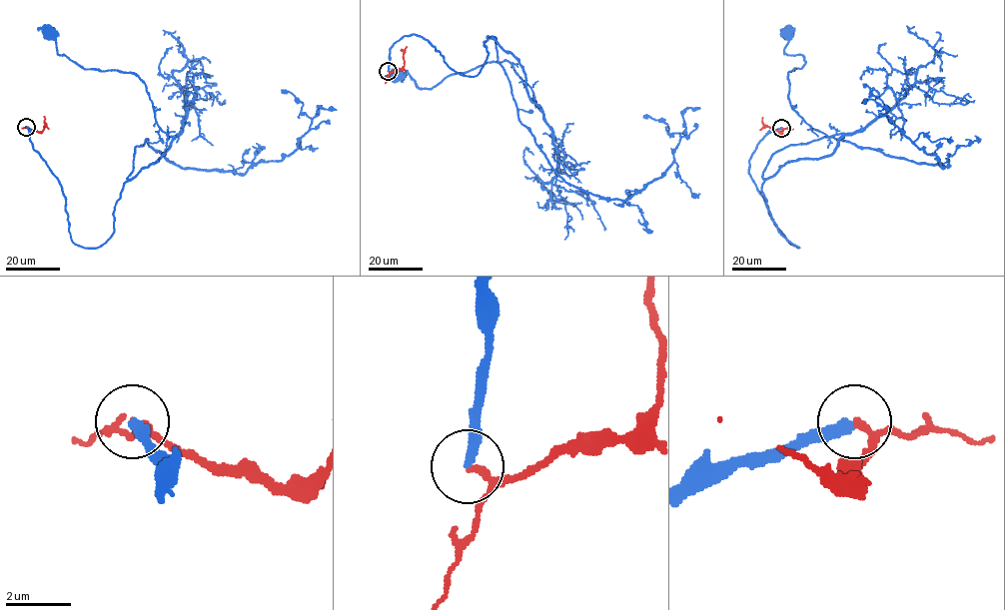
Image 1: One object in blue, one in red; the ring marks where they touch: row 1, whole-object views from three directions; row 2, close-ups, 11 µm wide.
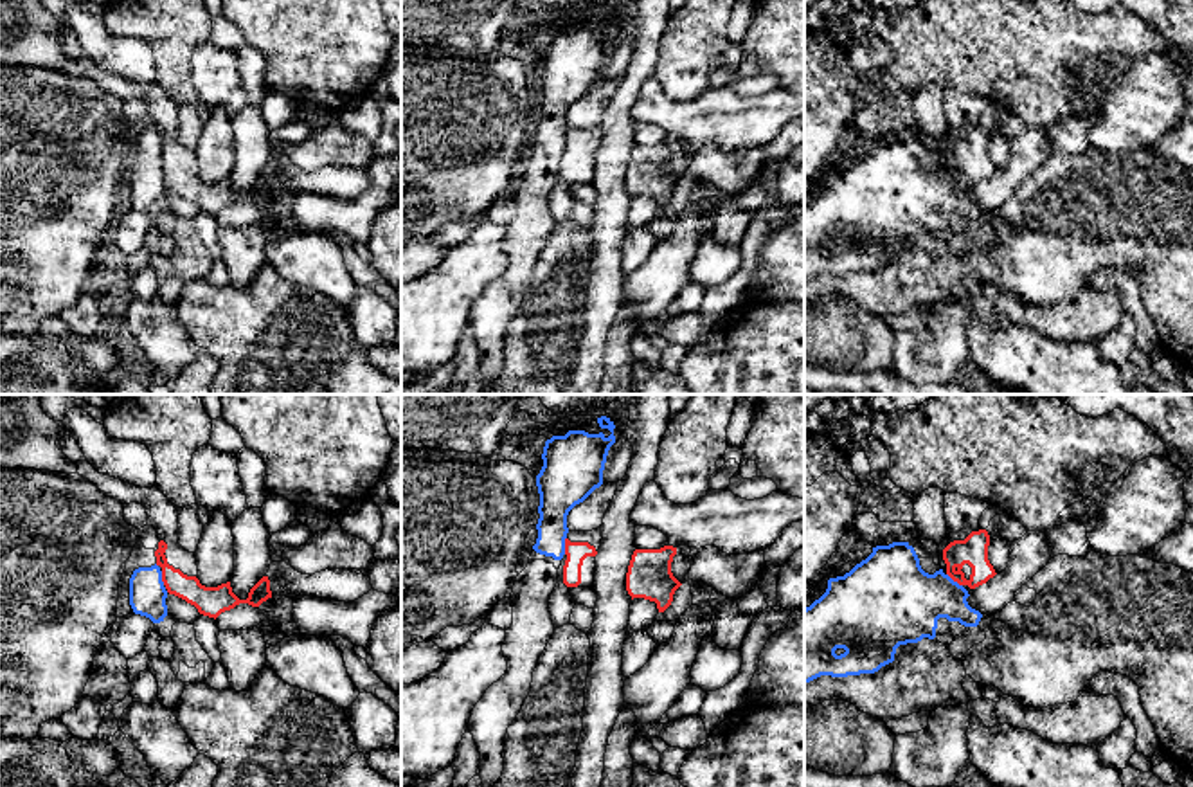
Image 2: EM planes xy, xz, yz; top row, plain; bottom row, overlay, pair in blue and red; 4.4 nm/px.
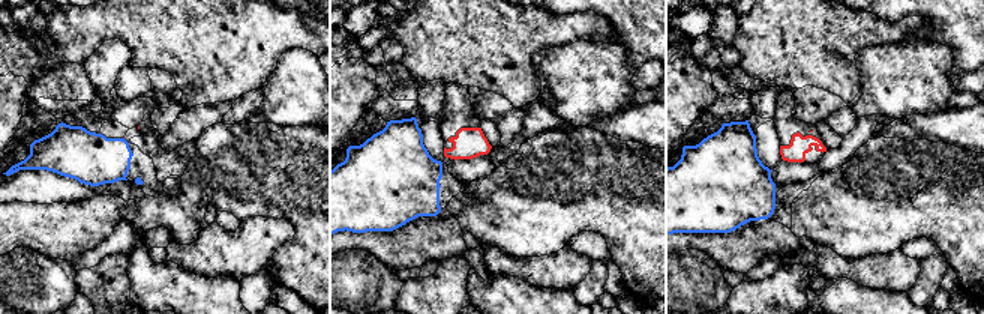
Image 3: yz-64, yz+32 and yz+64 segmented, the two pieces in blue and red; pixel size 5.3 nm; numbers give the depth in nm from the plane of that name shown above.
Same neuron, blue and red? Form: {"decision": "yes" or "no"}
{"decision": "no"}

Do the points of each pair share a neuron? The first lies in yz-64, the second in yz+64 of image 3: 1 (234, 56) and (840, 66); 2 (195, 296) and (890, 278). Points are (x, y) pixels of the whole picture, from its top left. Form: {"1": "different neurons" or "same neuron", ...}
{"1": "same neuron", "2": "different neurons"}

